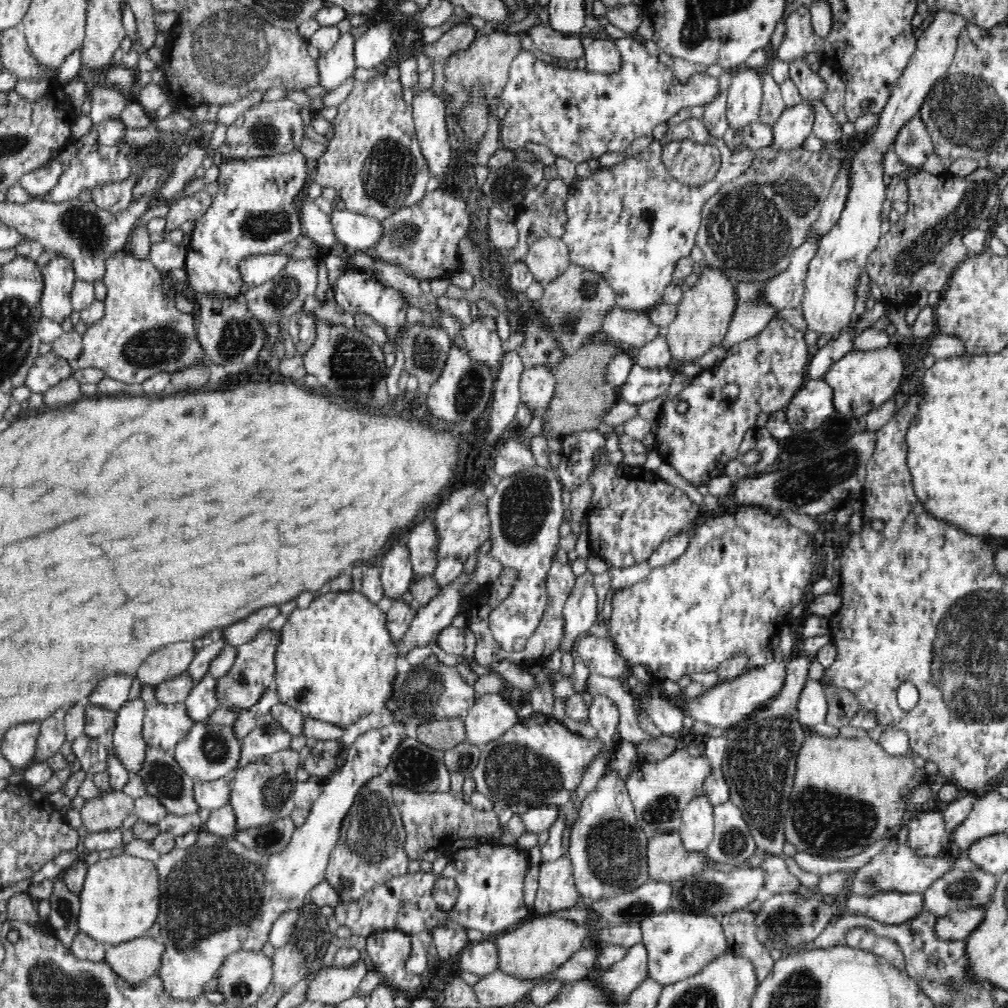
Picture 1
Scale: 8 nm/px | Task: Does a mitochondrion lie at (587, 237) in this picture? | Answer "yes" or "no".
no

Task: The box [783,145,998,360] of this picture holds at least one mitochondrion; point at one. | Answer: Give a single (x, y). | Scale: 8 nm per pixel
(922, 251)

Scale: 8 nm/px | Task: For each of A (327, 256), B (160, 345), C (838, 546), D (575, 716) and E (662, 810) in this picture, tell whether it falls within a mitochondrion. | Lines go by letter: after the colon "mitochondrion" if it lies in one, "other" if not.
A: other
B: mitochondrion
C: other
D: other
E: mitochondrion

